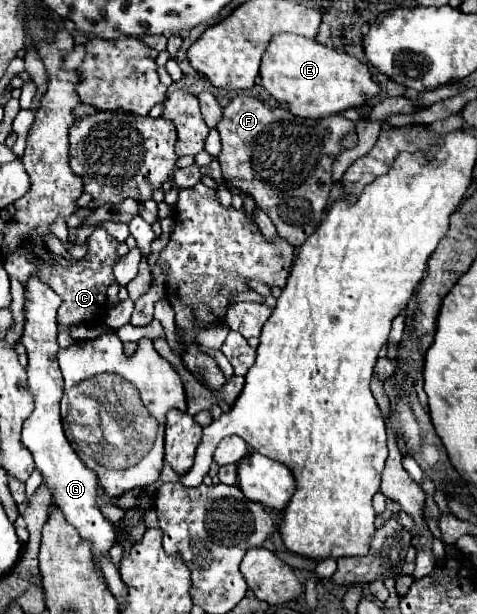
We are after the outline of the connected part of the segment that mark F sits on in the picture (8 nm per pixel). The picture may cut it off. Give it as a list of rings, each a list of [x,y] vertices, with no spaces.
[[[238,95],[224,107],[218,123],[222,153],[218,157],[222,175],[244,193],[250,193],[278,229],[278,235],[300,247],[316,231],[324,217],[332,189],[332,163],[342,153],[342,137],[354,131],[354,121],[342,115],[302,119],[288,109],[274,109],[256,97]]]

